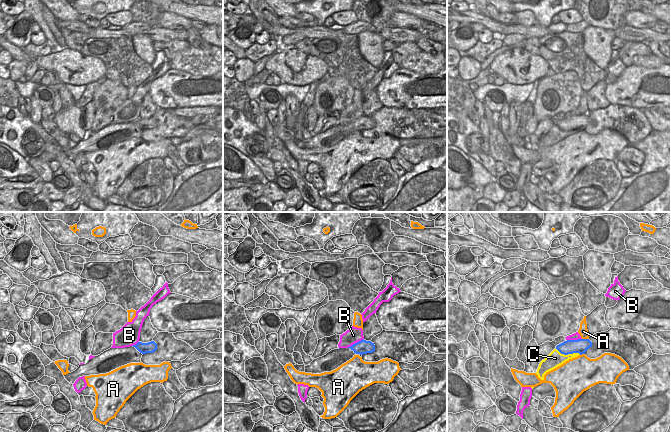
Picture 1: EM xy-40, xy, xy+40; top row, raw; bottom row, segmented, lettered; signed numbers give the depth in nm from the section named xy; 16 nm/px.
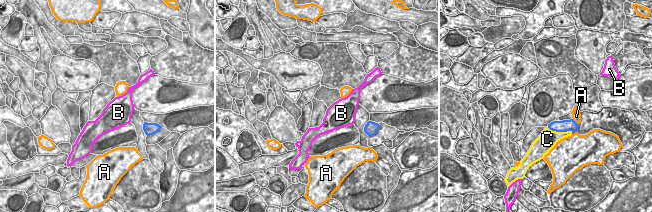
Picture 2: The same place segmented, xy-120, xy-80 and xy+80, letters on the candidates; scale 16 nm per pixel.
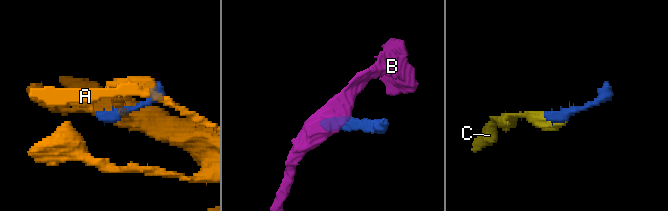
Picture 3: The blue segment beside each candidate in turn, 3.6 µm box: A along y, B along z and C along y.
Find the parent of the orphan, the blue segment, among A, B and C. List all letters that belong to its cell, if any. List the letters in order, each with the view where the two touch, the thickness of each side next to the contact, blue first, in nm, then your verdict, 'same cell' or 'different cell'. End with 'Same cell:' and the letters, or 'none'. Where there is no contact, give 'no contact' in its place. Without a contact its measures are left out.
A: xy+40 | 240/140 nm | different cell
B: xy | 220/240 nm | different cell
C: xy+40 | 240/240 nm | same cell
Same cell: C

